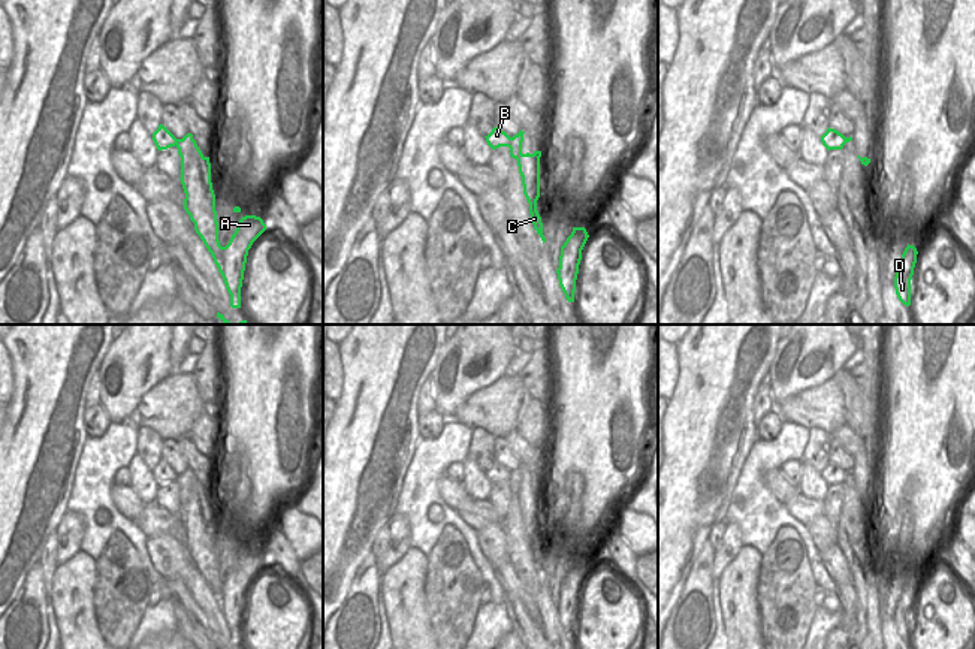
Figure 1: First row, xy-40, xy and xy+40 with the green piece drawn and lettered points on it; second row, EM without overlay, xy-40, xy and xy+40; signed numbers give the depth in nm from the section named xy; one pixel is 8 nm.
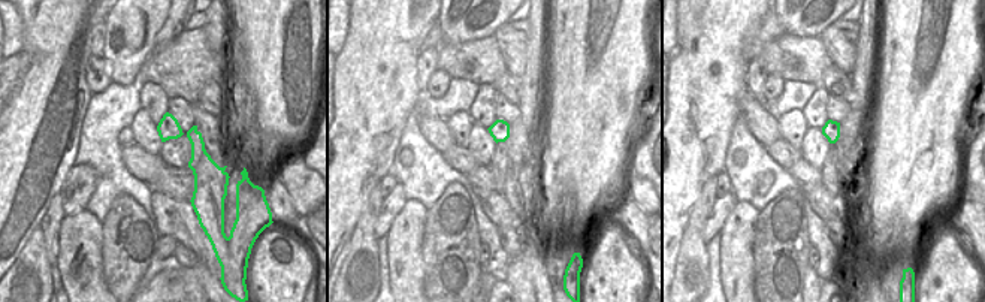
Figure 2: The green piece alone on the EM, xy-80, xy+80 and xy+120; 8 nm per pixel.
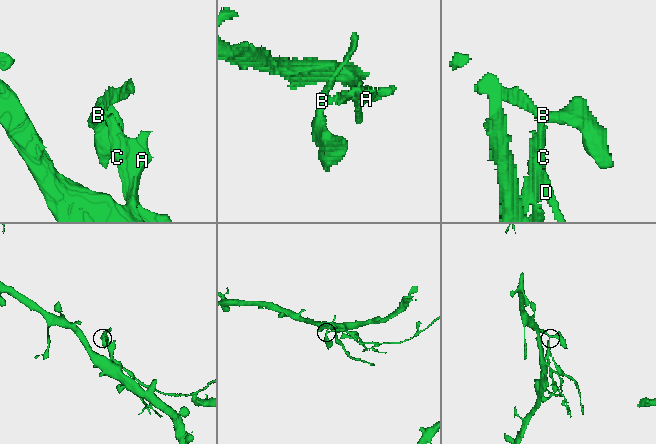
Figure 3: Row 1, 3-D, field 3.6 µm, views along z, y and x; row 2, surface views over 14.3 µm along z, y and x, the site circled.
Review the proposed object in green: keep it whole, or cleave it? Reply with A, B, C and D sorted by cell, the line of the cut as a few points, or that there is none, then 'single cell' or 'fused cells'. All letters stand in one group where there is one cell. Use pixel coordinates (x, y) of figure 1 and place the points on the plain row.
groups A C D / B; cut xy (512, 473), (509, 482); fused cells

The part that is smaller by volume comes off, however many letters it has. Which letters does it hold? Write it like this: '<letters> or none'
B

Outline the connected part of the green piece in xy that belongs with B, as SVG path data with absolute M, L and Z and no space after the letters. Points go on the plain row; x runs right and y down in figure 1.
M493 462L492 467L485 473L492 485L496 485L499 482L510 482L510 476L511 476L511 473L499 462Z

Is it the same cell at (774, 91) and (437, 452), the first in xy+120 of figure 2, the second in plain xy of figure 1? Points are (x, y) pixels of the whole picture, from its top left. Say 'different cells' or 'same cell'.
different cells

